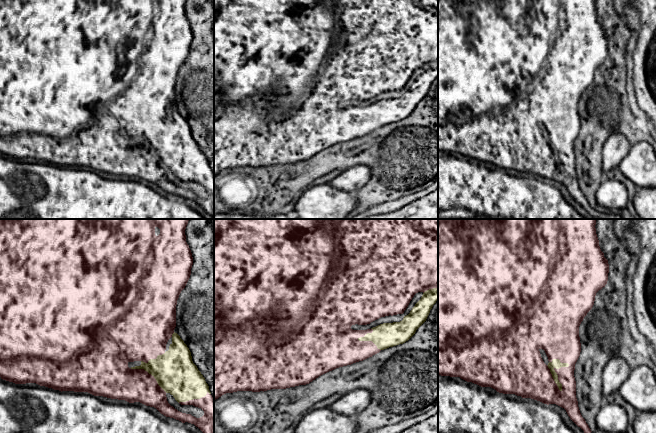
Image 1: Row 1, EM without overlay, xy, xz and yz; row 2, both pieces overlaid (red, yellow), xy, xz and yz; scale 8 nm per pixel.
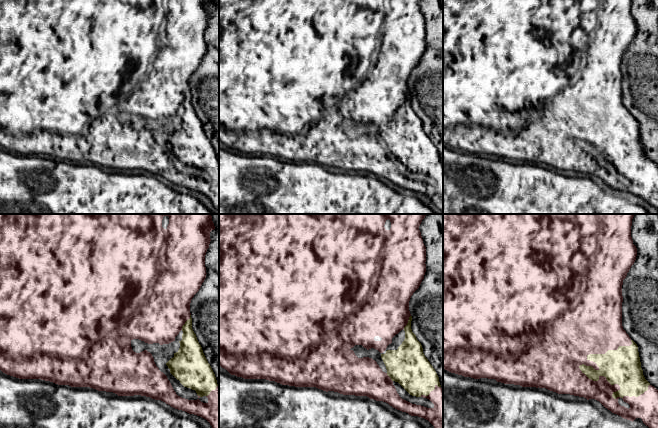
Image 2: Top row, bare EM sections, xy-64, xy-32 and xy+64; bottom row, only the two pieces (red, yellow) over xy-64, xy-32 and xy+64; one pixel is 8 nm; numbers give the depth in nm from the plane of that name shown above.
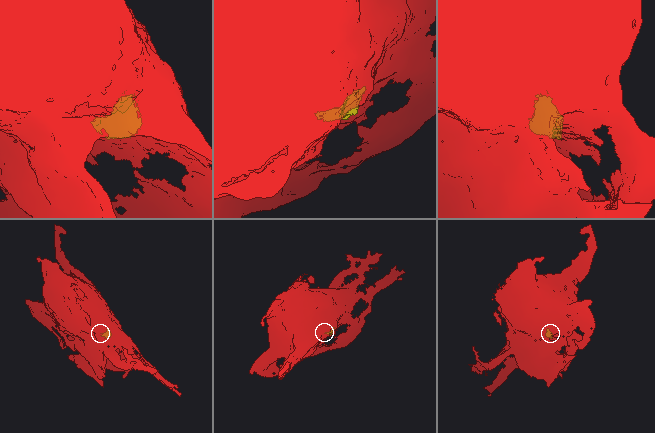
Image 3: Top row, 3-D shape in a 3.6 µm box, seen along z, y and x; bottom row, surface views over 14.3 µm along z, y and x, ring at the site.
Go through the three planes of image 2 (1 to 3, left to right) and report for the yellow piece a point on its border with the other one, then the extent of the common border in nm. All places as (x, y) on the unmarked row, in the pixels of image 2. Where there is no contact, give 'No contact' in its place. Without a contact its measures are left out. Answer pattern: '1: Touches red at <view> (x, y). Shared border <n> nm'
1: Touches red at xy-64 (185, 97). Shared border 150 nm
2: Touches red at xy-32 (407, 98). Shared border 130 nm
3: Touches red at xy+64 (619, 164). Shared border 600 nm

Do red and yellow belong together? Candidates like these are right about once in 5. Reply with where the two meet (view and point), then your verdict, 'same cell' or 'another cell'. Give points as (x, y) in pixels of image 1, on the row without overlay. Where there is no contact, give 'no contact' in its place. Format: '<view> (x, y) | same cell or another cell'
yz (559, 144) | same cell

